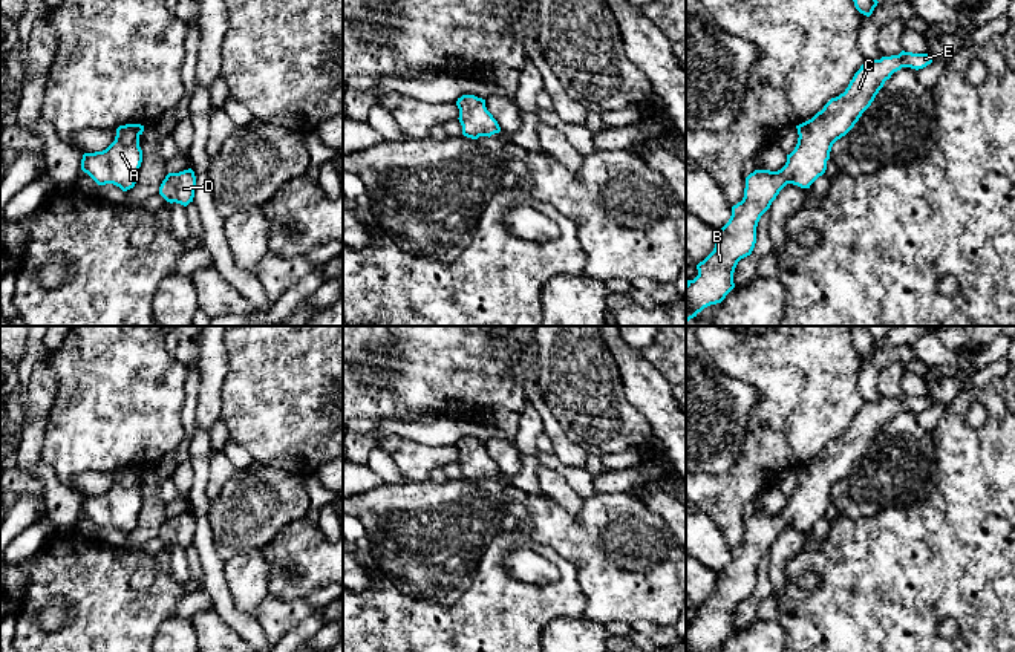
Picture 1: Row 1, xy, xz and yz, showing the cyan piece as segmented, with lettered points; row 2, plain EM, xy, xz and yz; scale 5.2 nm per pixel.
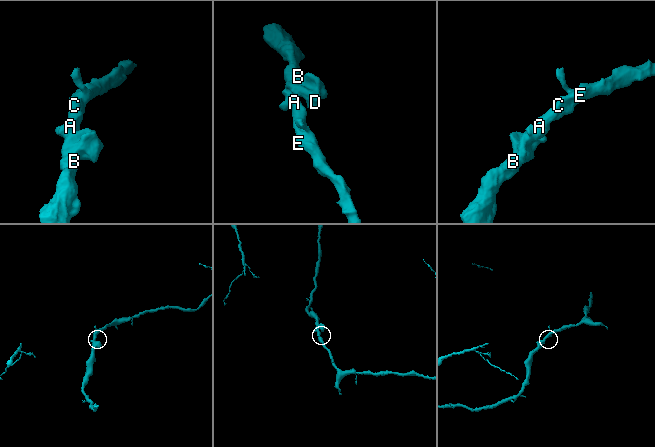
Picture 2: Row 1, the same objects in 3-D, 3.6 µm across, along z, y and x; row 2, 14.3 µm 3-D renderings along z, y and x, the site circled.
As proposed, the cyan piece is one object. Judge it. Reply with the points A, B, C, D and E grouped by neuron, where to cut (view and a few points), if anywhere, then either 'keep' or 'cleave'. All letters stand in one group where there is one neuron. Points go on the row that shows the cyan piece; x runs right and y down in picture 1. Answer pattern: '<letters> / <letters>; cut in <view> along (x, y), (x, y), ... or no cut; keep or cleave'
A B C D E; no cut; keep

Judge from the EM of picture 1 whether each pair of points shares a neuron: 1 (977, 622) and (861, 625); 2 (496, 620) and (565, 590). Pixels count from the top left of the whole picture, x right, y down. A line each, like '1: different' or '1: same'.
1: same
2: same

